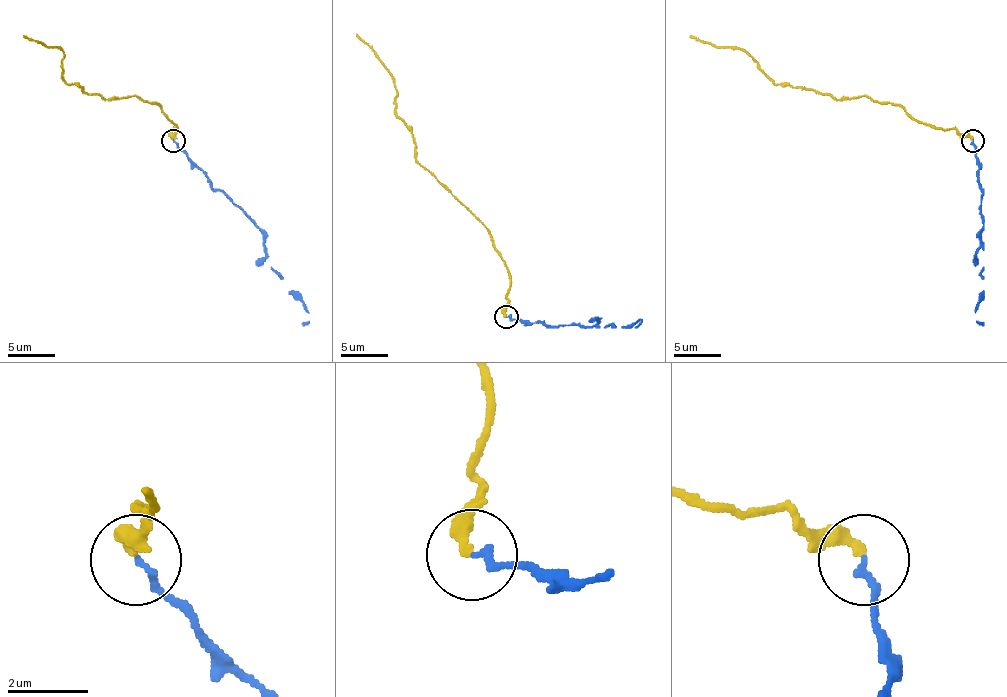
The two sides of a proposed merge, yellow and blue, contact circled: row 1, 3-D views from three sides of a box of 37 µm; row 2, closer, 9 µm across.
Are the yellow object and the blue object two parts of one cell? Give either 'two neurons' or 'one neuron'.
one neuron

